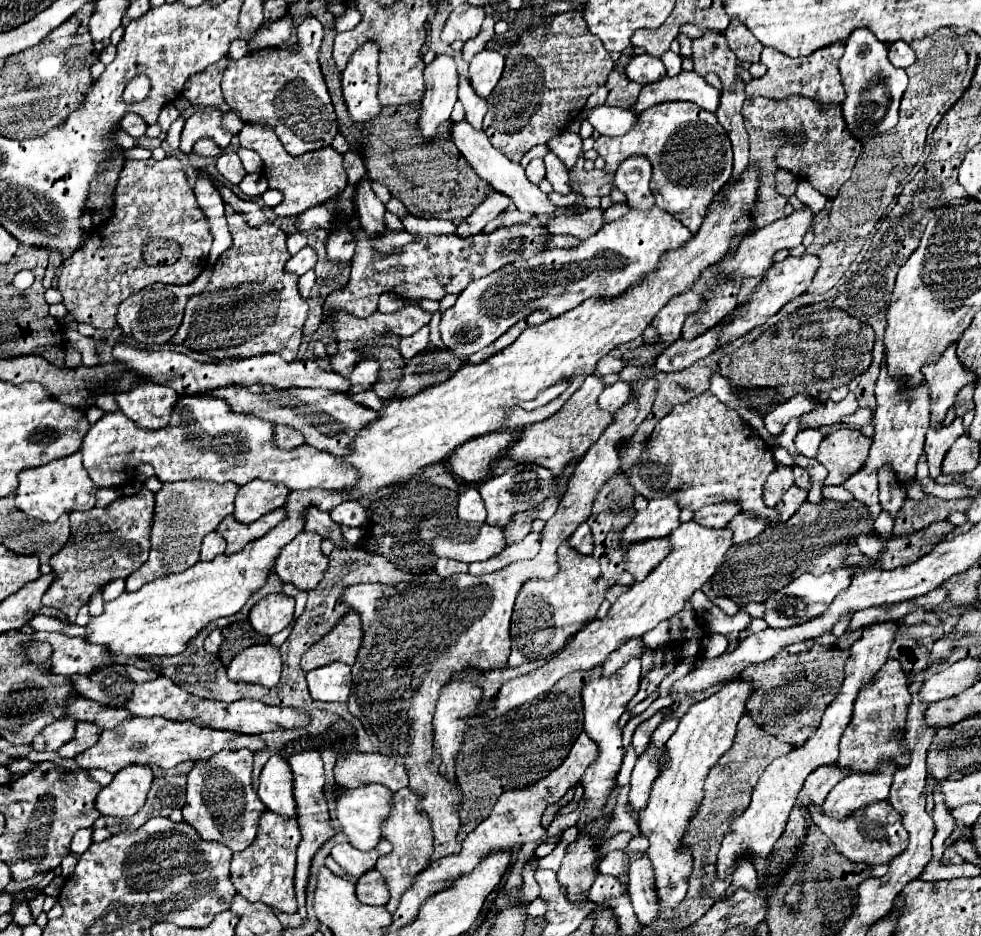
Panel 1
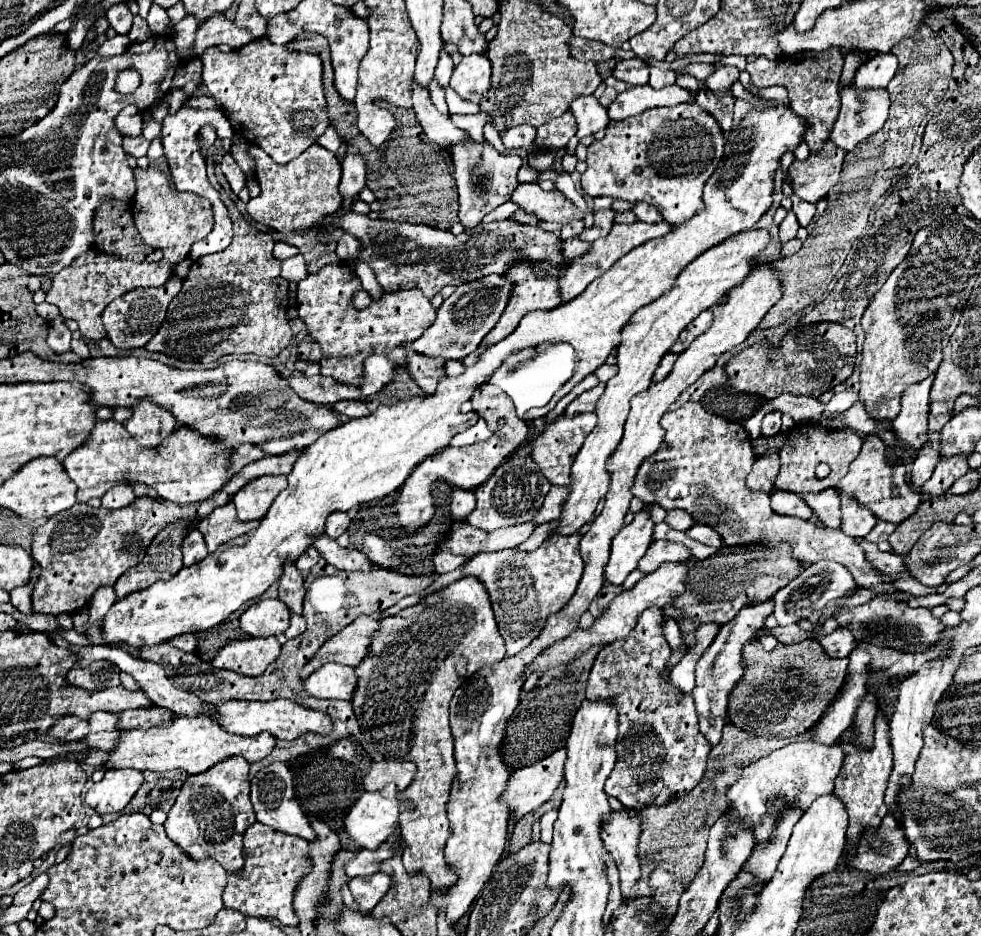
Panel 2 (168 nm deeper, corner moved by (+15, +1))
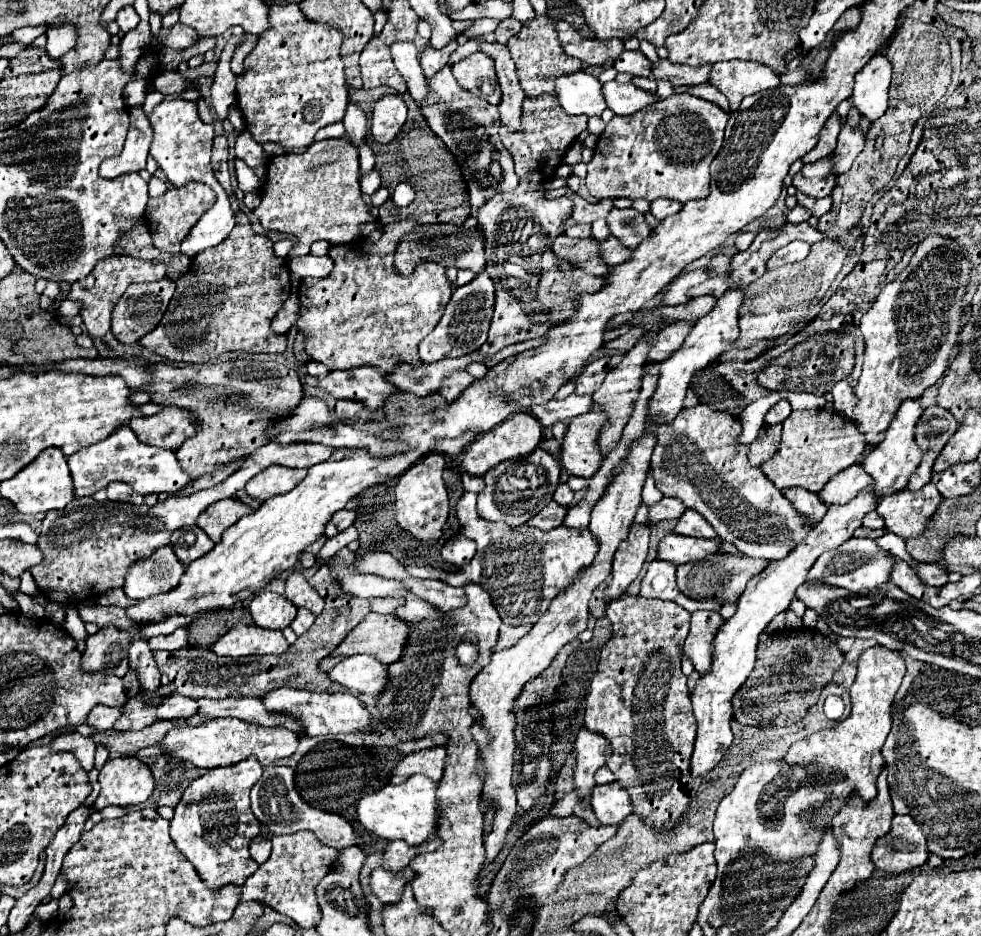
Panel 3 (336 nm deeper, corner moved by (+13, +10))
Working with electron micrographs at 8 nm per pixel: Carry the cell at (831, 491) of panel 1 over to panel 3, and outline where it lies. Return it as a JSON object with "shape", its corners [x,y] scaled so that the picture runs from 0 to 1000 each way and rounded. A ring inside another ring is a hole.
{"shape":[[[937,603],[935,607],[937,618],[947,626],[963,626],[965,624],[965,609],[957,603]]]}

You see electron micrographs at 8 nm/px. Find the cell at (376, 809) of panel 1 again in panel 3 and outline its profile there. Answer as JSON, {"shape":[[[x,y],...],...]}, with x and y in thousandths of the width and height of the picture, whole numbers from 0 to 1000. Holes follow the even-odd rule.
{"shape":[[[429,827],[419,829],[411,838],[394,838],[388,844],[370,850],[364,861],[366,878],[380,891],[392,897],[411,897],[417,904],[427,904],[445,889],[448,876],[448,853],[443,848],[445,835]]]}

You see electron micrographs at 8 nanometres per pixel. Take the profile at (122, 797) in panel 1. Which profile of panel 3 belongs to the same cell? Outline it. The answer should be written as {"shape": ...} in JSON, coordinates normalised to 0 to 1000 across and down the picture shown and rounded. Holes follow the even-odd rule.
{"shape":[[[121,808],[109,812],[101,827],[103,848],[97,855],[97,865],[107,861],[138,861],[148,857],[156,844],[158,833],[148,814],[138,808]]]}

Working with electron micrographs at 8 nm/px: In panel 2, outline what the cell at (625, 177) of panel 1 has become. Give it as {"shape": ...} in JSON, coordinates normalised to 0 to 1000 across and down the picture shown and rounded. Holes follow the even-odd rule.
{"shape":[[[645,217],[645,228],[649,230],[651,236],[657,236],[657,238],[668,238],[670,234],[674,234],[672,225],[668,221],[662,221],[660,217]]]}

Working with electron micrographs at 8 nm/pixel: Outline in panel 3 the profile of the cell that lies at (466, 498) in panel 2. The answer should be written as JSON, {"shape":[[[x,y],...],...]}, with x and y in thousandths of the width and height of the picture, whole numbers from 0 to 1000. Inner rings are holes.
{"shape":[[[472,506],[472,521],[476,526],[488,526],[488,524],[492,524],[492,511],[490,509],[480,509],[480,506]]]}

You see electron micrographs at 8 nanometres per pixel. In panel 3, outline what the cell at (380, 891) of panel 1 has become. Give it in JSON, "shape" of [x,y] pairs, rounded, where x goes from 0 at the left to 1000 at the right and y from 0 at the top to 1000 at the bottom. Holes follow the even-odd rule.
{"shape":[[[384,927],[378,936],[378,947],[380,947],[380,953],[386,957],[388,964],[401,966],[401,964],[409,962],[413,944],[417,944],[421,938],[423,938],[423,932],[419,927],[409,929],[409,932]]]}

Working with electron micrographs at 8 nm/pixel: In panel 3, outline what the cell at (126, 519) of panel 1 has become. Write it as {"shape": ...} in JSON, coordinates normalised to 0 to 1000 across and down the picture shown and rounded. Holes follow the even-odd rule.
{"shape":[[[274,472],[260,481],[256,489],[250,489],[246,500],[238,504],[229,515],[195,528],[195,530],[172,530],[166,538],[152,543],[134,541],[125,536],[99,536],[97,532],[76,532],[64,545],[48,547],[44,556],[44,566],[40,571],[38,585],[44,592],[44,598],[34,605],[30,611],[34,613],[40,630],[52,643],[64,643],[66,647],[76,647],[83,641],[97,641],[101,635],[123,628],[127,624],[129,609],[142,600],[150,598],[158,592],[160,585],[172,581],[172,575],[178,566],[187,562],[199,560],[203,549],[219,534],[235,532],[242,524],[246,524],[252,513],[256,513],[266,502],[282,496],[282,498],[297,498],[297,500],[317,500],[319,496],[331,494],[337,489],[341,479],[329,474],[297,474],[284,476],[282,472]]]}

